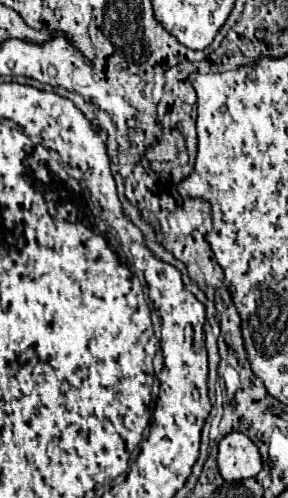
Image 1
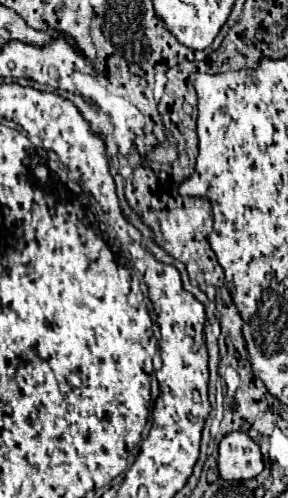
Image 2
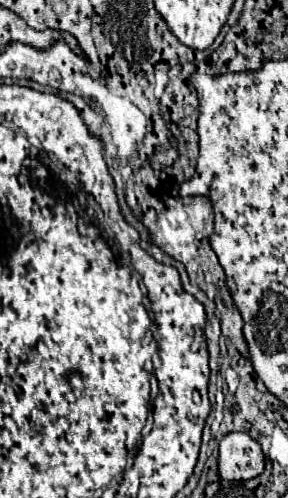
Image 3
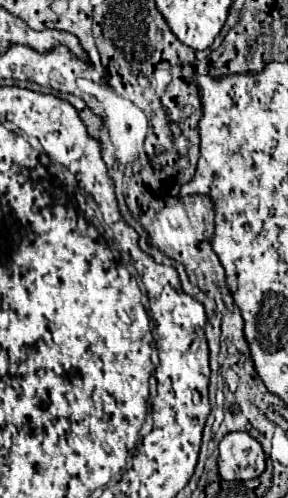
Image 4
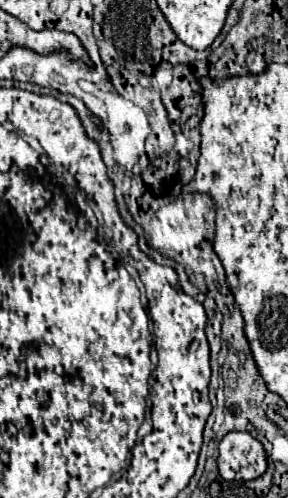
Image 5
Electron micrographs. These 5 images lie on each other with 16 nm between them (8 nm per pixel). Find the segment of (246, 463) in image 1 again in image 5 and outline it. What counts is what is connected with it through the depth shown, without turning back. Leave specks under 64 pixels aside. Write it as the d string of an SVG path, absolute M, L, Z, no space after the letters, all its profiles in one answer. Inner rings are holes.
M228 432L220 440L217 464L225 481L254 480L268 470L268 454L250 432Z

